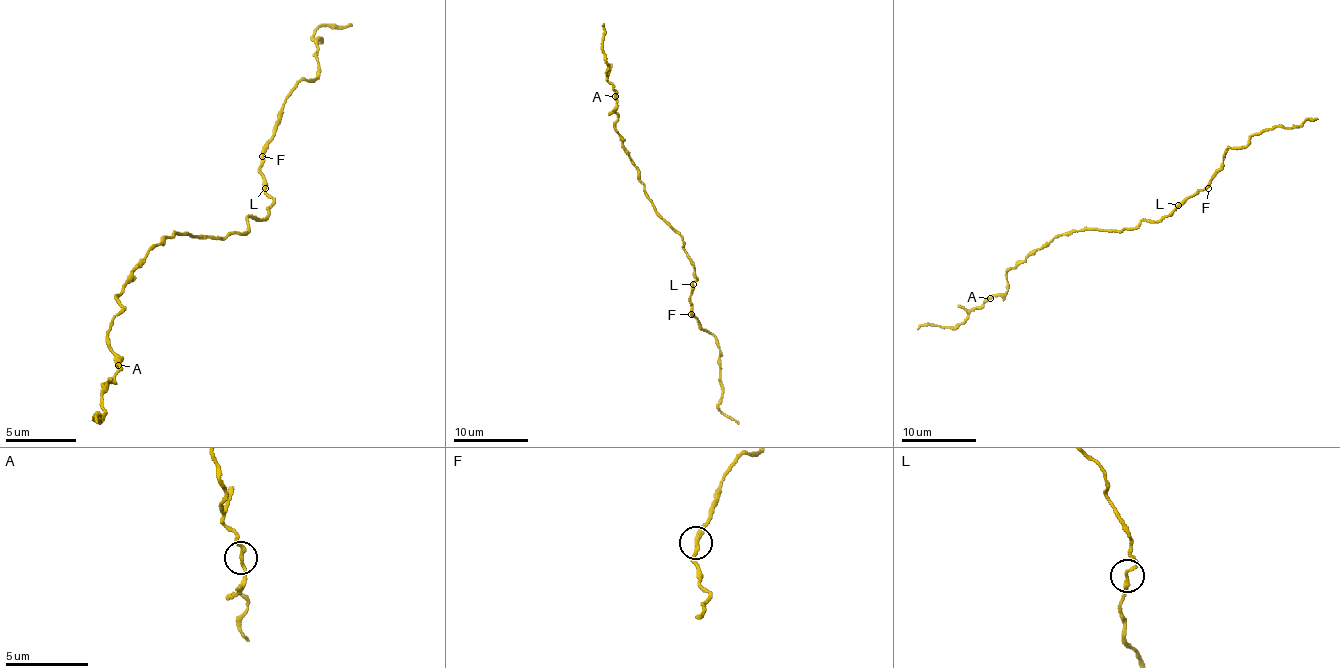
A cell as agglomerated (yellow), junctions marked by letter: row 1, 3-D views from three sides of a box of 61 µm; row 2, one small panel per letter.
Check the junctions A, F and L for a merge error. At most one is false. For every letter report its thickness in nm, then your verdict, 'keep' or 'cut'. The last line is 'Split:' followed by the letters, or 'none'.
A: calibre 240 nm; keep
F: calibre 240 nm; keep
L: calibre 240 nm; keep
Split: none

